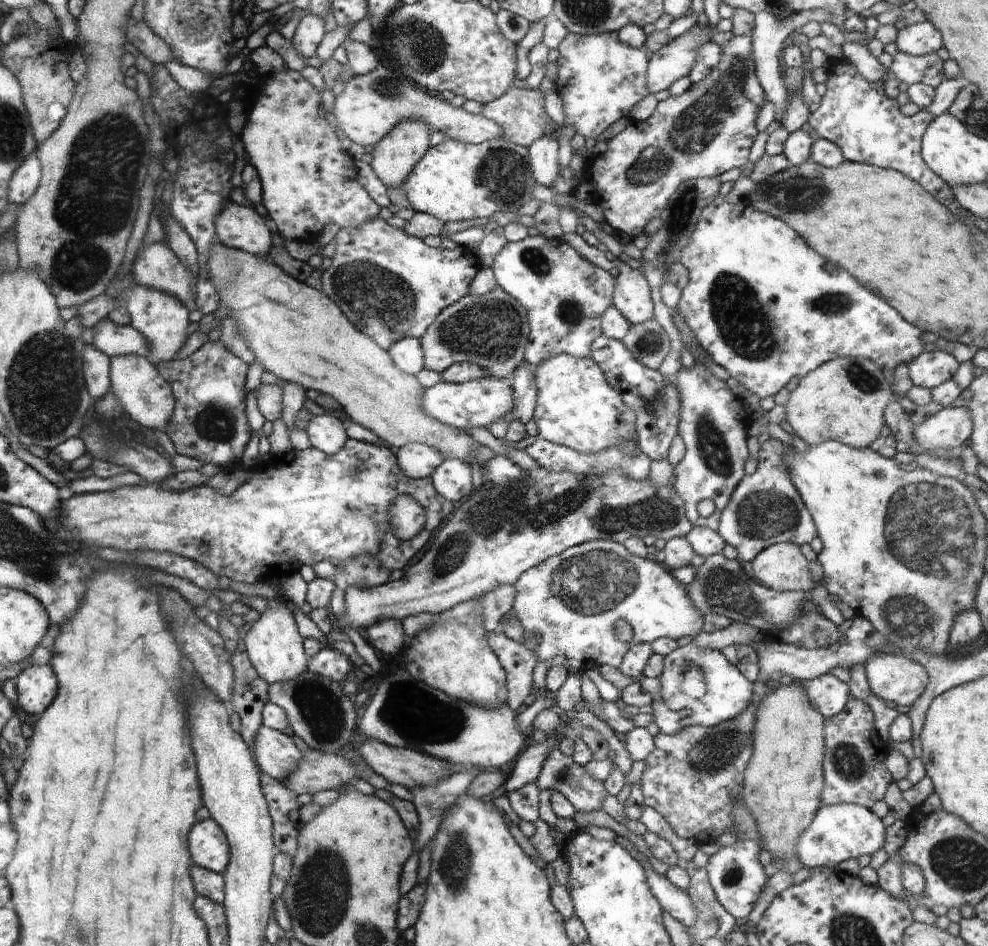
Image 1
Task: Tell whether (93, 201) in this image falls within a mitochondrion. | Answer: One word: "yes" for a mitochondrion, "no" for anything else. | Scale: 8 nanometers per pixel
yes

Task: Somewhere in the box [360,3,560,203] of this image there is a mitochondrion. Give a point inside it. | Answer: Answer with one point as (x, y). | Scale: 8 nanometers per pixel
(416, 45)

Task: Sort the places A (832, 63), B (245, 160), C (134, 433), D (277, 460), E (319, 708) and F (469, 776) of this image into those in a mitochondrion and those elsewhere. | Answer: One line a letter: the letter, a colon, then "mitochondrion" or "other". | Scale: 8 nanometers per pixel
A: other
B: other
C: other
D: other
E: mitochondrion
F: other

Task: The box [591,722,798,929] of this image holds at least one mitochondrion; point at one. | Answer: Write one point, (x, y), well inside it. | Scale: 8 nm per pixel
(733, 875)

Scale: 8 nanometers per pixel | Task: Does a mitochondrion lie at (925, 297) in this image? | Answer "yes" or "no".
no

